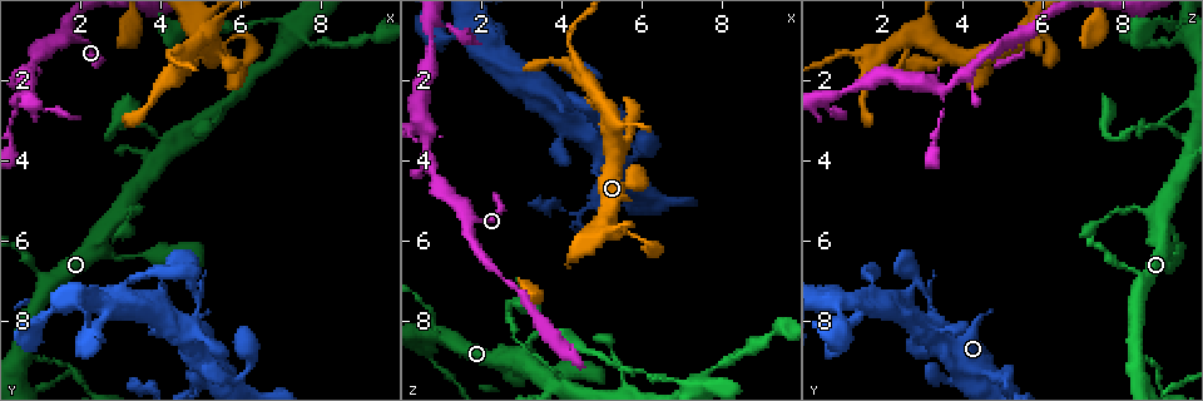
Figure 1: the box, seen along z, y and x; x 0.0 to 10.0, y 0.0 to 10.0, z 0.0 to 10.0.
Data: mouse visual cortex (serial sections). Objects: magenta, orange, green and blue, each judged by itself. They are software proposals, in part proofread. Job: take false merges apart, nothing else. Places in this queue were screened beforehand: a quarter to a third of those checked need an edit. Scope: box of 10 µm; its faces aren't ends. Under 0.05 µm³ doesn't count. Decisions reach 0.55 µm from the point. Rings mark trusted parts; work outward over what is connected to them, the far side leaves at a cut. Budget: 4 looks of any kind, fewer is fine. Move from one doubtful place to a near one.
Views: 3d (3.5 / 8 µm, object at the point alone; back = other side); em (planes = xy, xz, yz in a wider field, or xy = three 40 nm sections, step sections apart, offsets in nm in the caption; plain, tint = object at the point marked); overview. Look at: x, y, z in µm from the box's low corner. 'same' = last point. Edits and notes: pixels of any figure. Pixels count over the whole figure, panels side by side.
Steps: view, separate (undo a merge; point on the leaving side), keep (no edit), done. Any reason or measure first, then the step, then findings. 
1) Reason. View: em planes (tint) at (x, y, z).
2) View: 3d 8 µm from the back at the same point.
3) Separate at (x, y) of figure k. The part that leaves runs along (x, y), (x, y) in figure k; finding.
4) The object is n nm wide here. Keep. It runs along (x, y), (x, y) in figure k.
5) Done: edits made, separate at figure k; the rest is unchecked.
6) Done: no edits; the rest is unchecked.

Thin arm on a thick one. View: 3d 3.5 µm at (0.60, 2.30, 3.60).

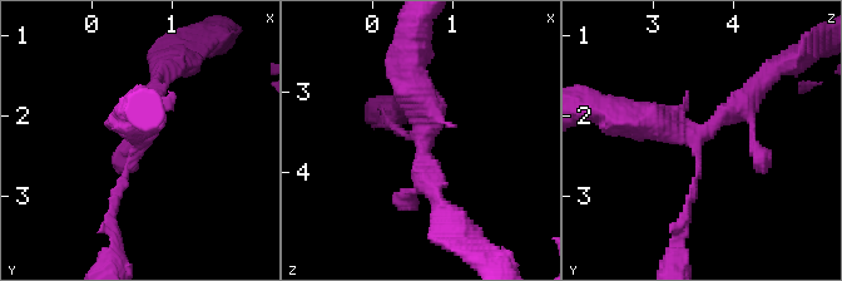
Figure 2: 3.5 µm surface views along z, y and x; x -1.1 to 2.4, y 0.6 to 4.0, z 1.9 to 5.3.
Need the tissue. View: em xy step 2 (tint) at (0.65, 2.20, 3.55).

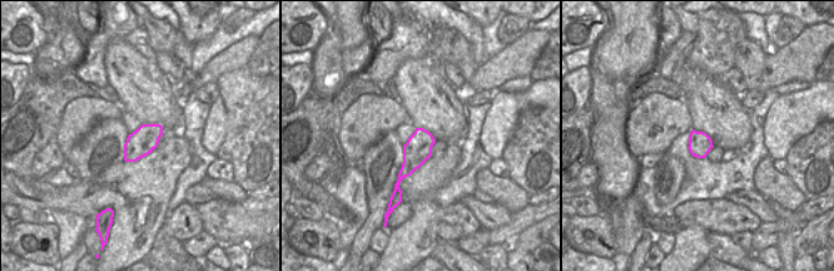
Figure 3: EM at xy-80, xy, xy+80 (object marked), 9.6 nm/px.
The object is 260 nm wide here. Keep. It runs along (761, 84), (703, 134), (619, 119) in figure 2; all the same cell.

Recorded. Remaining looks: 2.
Narrows sharply. View: 3d 3.5 µm at (0.90, 6.70, 8.05).

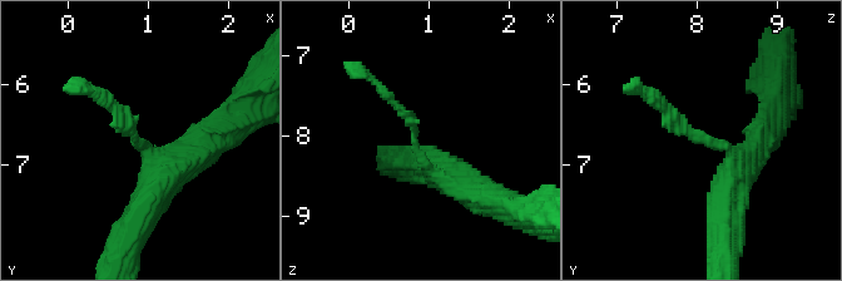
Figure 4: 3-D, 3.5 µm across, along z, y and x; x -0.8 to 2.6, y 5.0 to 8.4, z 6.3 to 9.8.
The arms are 150, 400 nm wide; shape alone is not enough. View: em xy step 5 (tint) at (0.80, 6.70, 8.00).

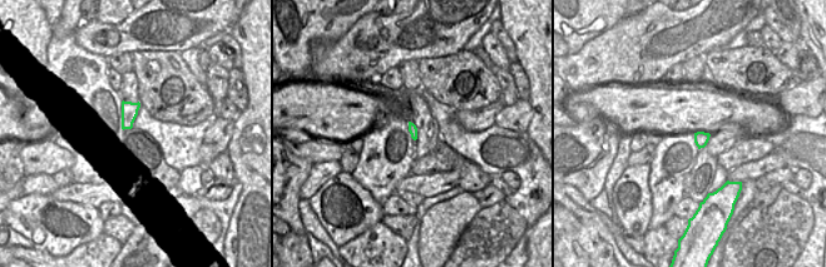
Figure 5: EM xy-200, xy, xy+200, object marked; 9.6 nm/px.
Keep. It runs along (457, 182), (420, 163), (416, 131), (374, 80) in figure 4; continuous, no second cell.

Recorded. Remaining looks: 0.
Done: no edits; the rest is unchecked.

